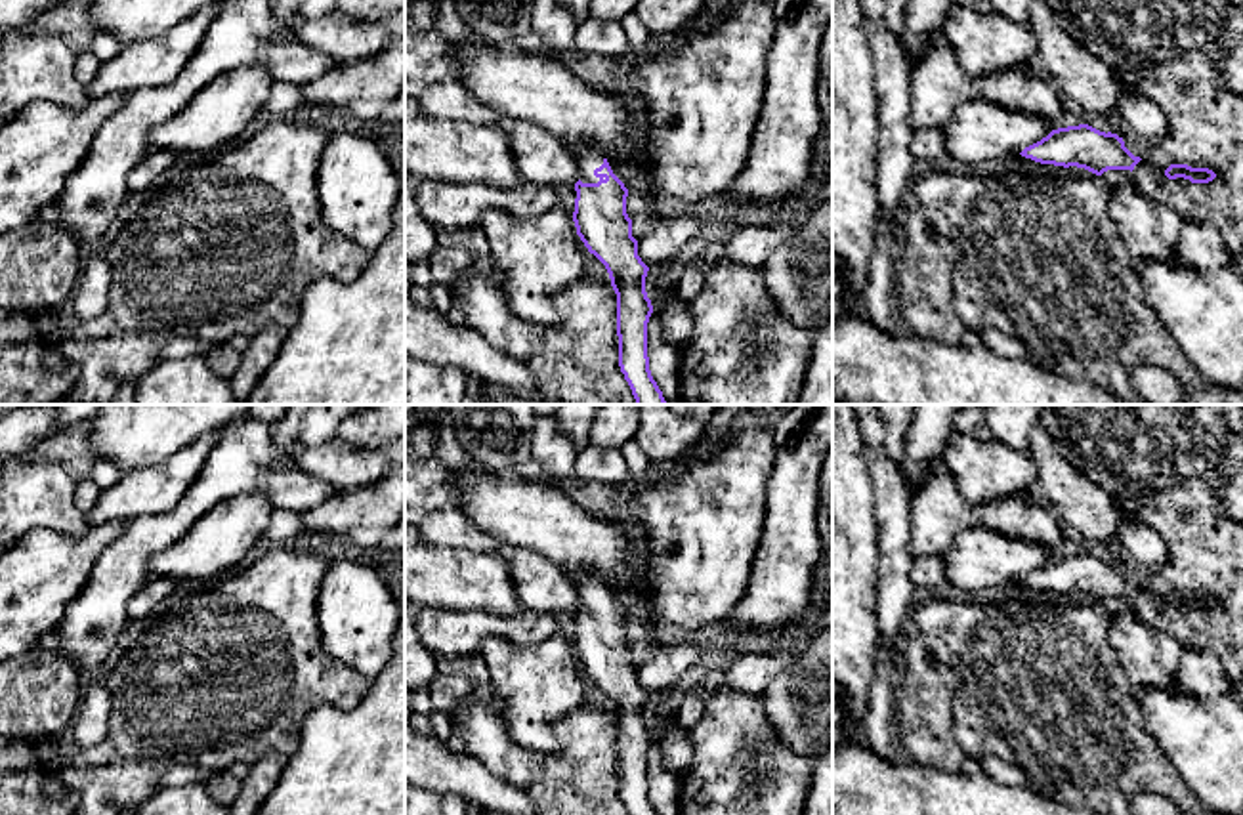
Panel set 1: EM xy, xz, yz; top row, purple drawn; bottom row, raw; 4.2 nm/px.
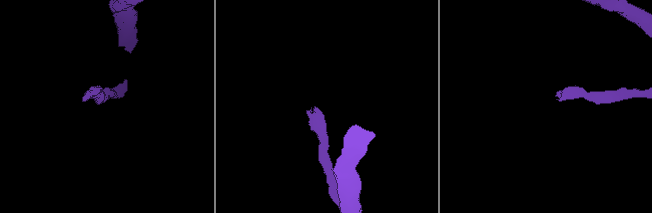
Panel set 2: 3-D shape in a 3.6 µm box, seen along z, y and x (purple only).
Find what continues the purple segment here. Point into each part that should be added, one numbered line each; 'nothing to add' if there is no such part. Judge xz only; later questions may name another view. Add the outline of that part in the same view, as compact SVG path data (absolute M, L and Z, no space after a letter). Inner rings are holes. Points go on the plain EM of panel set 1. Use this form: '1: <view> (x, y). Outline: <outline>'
1: xz (589, 586). Outline: M565 569L563 575L577 586L582 611L598 611L594 597L603 592L603 586L594 575L580 569Z

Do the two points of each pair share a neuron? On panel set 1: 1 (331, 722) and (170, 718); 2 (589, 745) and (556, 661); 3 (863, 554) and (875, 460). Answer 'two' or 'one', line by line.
1: two
2: two
3: two

